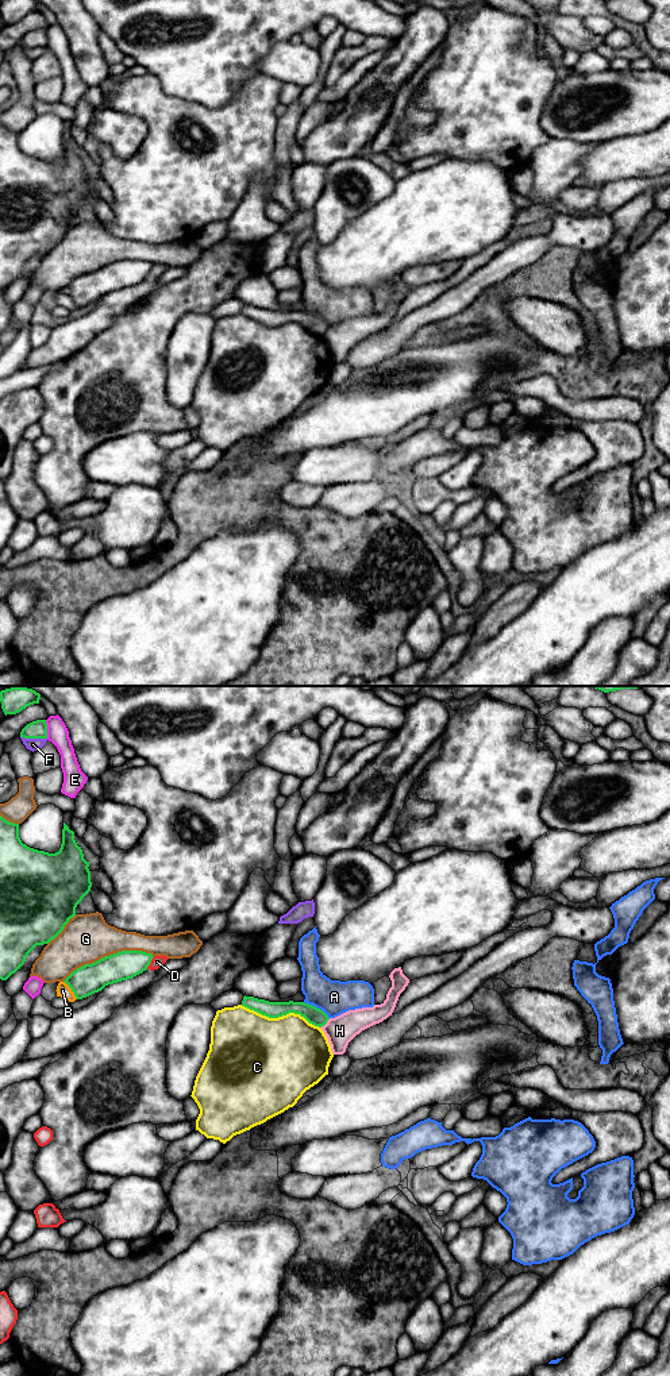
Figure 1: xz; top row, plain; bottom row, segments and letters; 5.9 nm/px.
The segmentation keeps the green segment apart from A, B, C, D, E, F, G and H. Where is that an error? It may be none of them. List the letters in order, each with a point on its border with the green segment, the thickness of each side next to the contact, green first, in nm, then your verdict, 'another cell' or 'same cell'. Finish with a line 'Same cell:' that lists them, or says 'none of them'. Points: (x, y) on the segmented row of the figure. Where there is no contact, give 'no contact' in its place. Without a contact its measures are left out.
A: xz (316, 1008) | 100/200 nm | another cell
B: xz (72, 990) | 180/80 nm | another cell
C: xz (281, 1016) | 100/480 nm | another cell
D: xz (150, 962) | 170/70 nm | another cell
E: xz (46, 729) | 110/130 nm | another cell
F: xz (34, 737) | 110/80 nm | another cell
G: xz (110, 955) | 180/300 nm | another cell
H: xz (324, 1024) | 100/170 nm | another cell
Same cell: none of them

